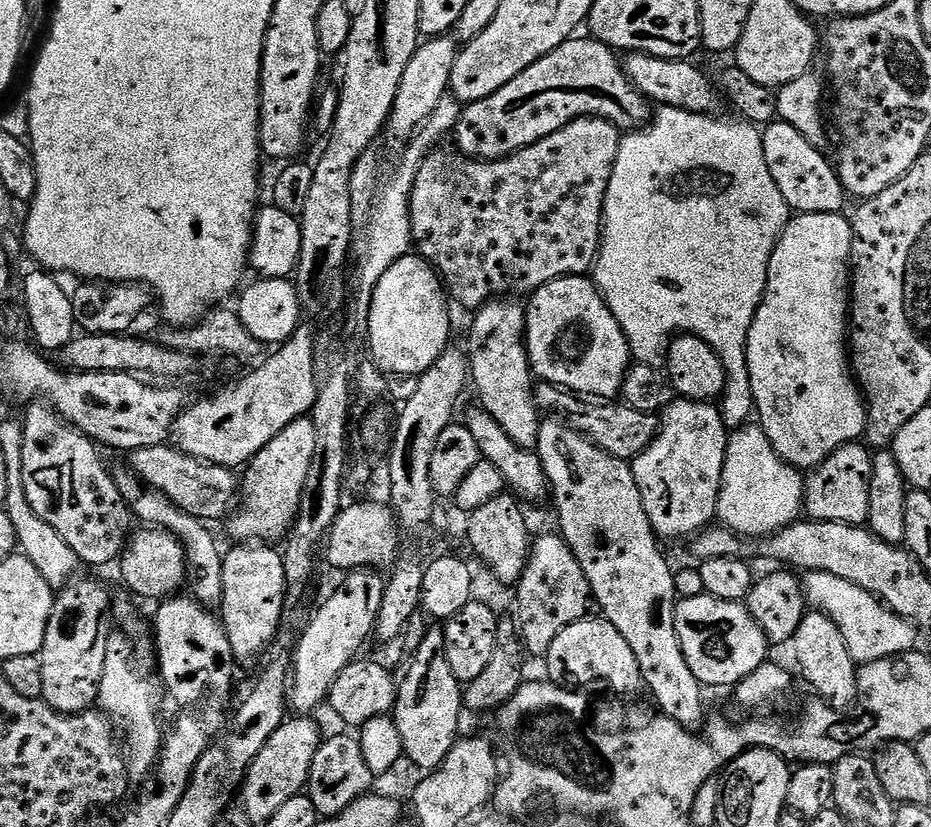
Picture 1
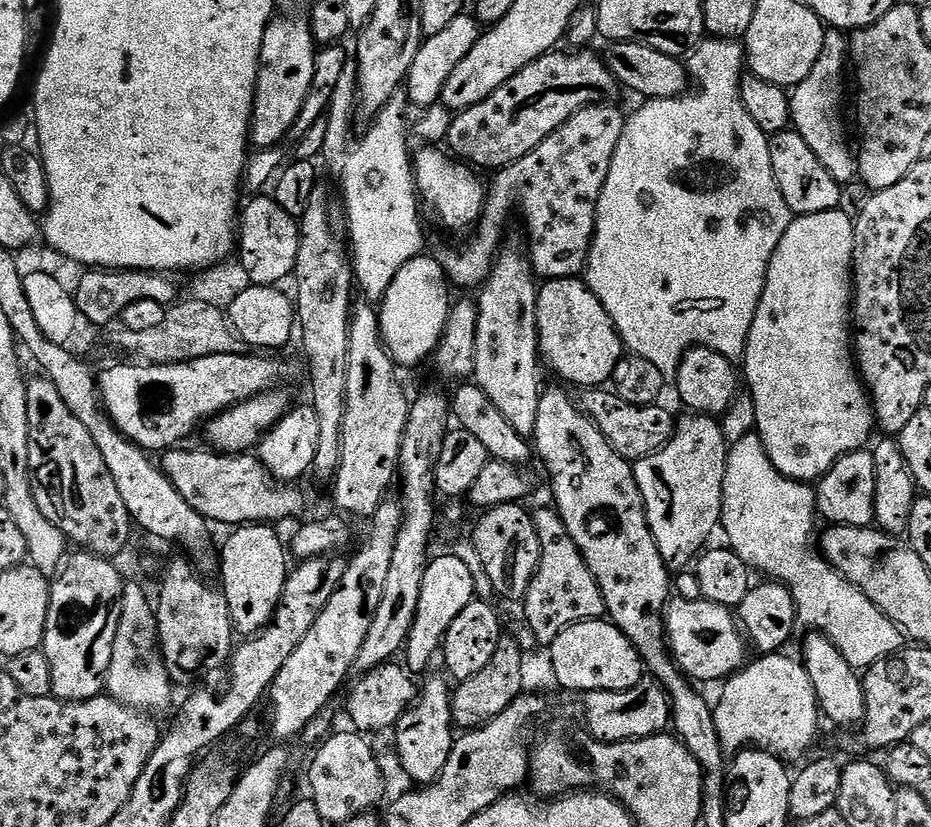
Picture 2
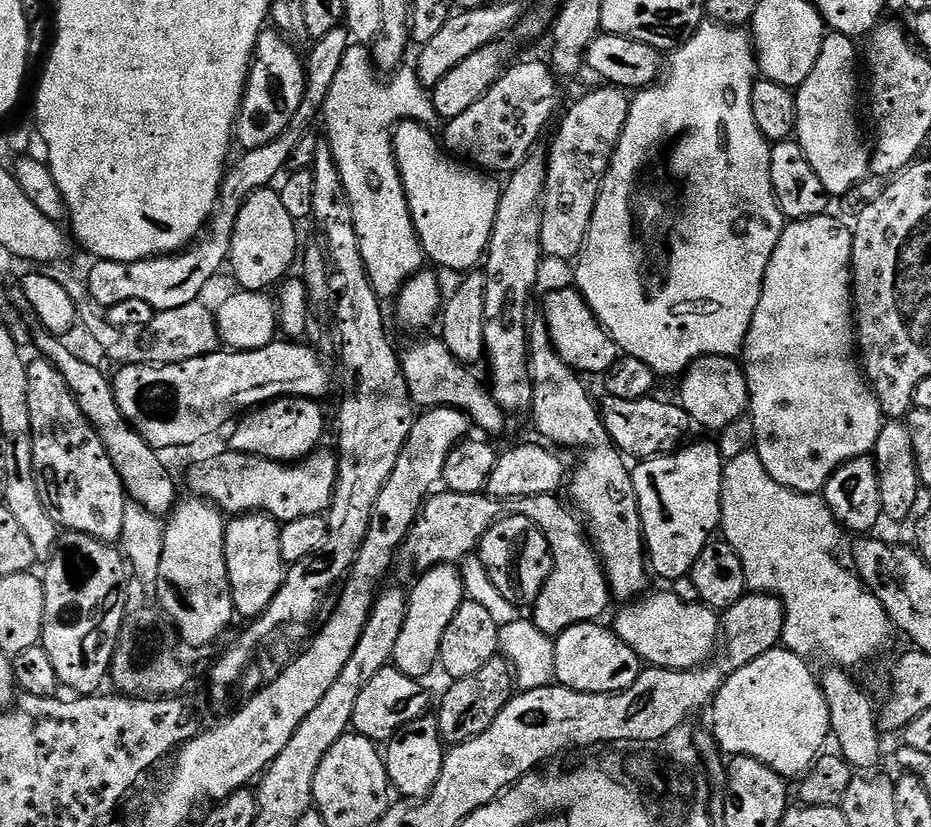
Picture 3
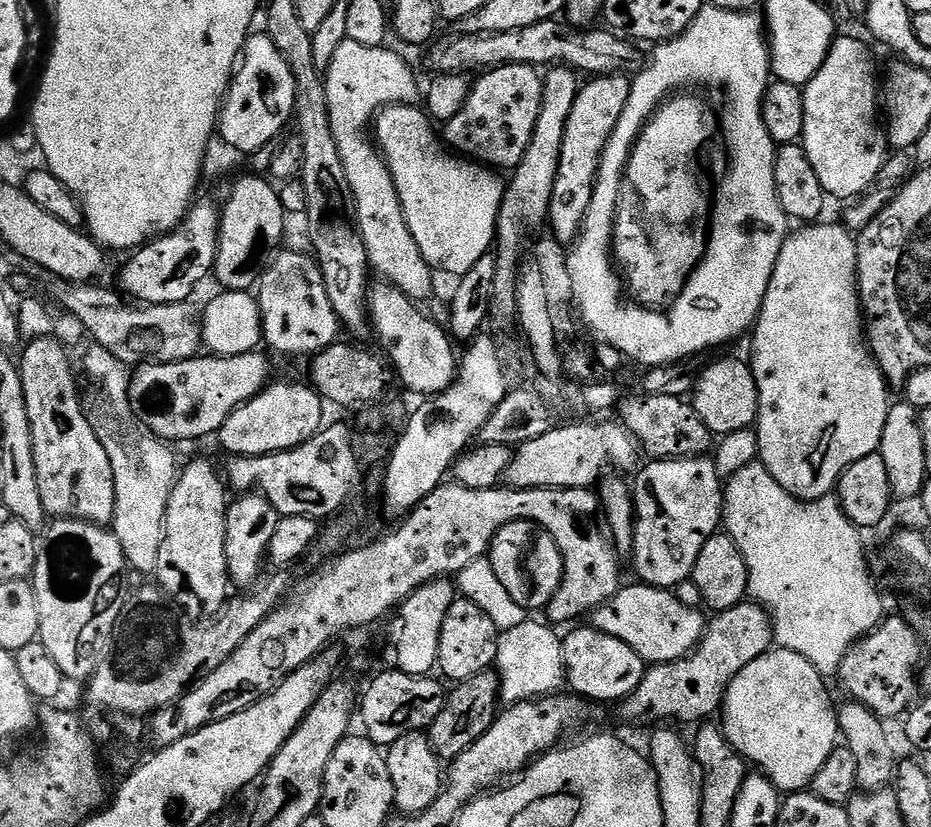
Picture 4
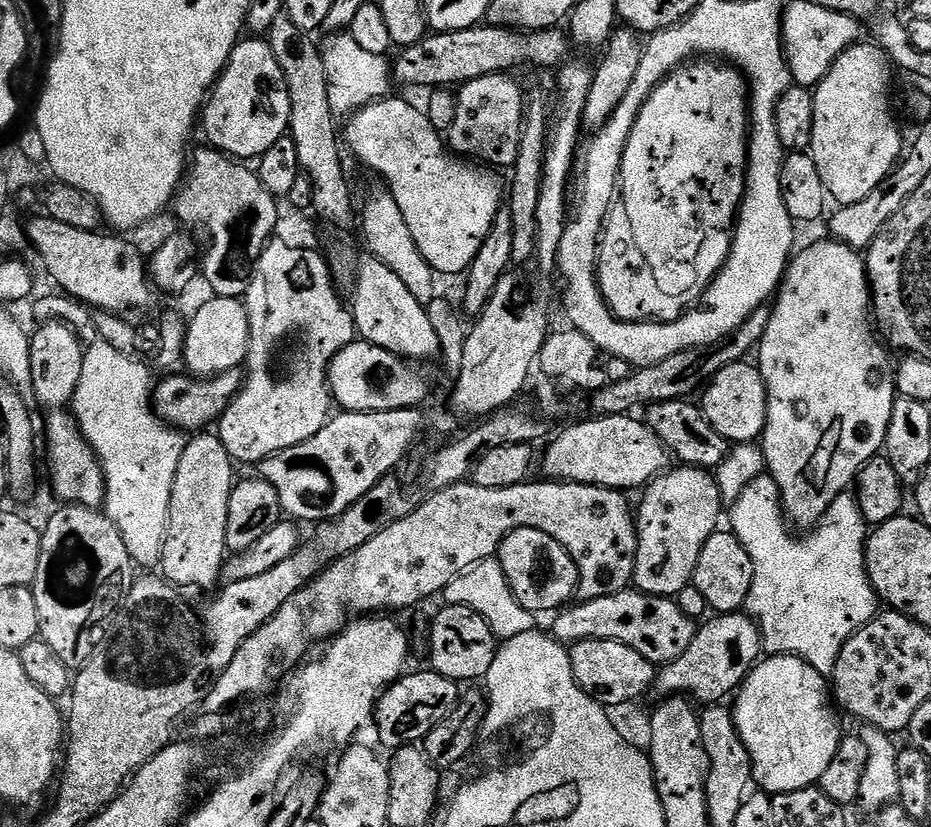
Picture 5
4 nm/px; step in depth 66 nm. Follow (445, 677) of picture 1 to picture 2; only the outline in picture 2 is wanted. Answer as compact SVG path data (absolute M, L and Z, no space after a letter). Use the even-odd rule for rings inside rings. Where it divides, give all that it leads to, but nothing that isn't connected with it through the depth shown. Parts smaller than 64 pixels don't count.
M432 676L422 684L412 707L405 712L394 729L396 735L394 756L416 786L427 786L436 781L438 774L442 774L442 766L446 766L446 758L450 758L450 750L454 743L453 693L450 686L448 688L449 681L441 676Z

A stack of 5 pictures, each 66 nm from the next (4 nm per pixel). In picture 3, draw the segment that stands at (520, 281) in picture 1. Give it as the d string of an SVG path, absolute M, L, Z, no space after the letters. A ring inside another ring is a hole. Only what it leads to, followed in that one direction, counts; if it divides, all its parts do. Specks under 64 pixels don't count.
M599 87L594 89L593 92L586 93L581 100L574 101L569 106L568 113L566 113L566 108L560 130L553 138L552 145L546 148L548 173L544 187L544 202L540 205L542 210L540 247L545 257L553 256L556 260L569 260L569 262L575 261L579 257L588 237L594 206L600 197L600 187L604 184L604 176L608 172L612 155L622 138L622 130L630 107L629 93L622 88Z

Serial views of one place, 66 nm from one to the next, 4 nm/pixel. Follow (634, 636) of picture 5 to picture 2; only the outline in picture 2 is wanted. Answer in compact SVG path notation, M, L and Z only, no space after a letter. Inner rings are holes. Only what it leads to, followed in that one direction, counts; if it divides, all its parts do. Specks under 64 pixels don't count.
M676 598L669 603L666 609L666 644L670 649L677 666L680 667L681 672L684 673L685 677L691 678L693 681L719 680L719 682L724 682L728 680L730 676L744 668L746 664L746 659L744 659L744 644L746 648L746 637L742 631L741 625L738 623L737 617L734 615L733 609L727 608L726 606L718 606L714 602L710 602L703 598L699 600L681 600Z

